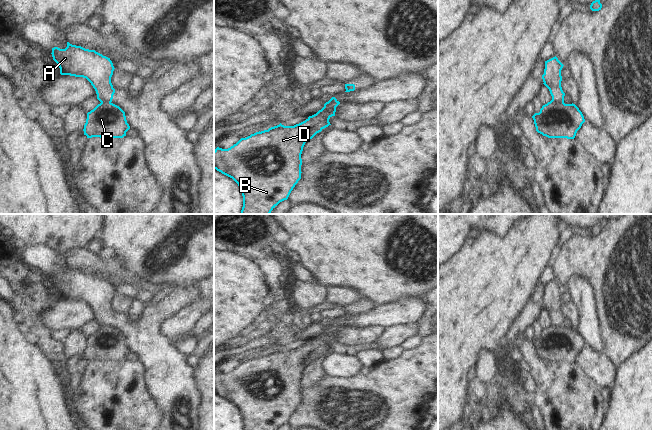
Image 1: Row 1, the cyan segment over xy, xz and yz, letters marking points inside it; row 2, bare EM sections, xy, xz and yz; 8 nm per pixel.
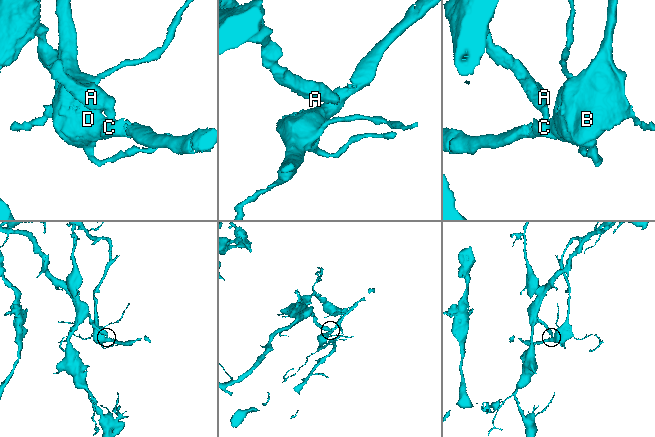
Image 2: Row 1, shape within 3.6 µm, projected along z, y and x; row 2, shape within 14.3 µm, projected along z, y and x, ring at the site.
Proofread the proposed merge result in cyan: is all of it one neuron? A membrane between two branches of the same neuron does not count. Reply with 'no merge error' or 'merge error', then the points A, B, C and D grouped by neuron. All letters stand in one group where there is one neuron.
merge error | A / B C D

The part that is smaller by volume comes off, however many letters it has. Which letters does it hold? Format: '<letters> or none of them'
B, C, D

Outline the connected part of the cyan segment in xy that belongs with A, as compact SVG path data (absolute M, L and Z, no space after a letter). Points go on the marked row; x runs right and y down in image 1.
M69 42L65 49L52 48L51 54L61 75L86 78L95 89L100 102L112 102L115 89L111 77L115 68L110 58Z

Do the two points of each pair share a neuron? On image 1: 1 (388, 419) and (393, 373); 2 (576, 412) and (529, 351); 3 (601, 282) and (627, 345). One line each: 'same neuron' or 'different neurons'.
1: same neuron
2: same neuron
3: same neuron

